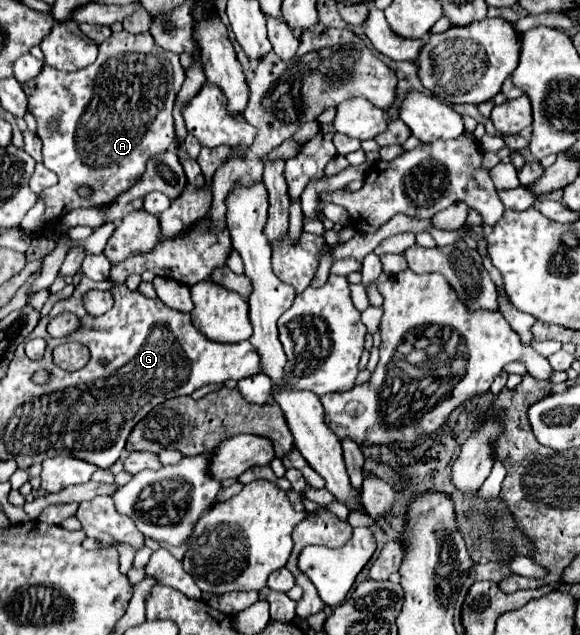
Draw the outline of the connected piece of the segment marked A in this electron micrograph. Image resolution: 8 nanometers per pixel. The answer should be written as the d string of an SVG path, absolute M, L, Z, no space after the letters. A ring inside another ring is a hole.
M112 33L108 41L100 43L100 55L96 63L76 73L64 73L52 69L48 65L28 83L22 85L24 93L28 95L28 111L36 117L38 129L36 135L42 139L42 157L44 167L58 175L58 183L42 193L46 201L44 223L62 219L68 211L76 207L96 207L108 205L114 201L124 189L132 187L140 175L144 173L146 161L152 155L164 153L174 143L174 119L172 109L176 101L176 93L184 83L184 69L178 61L176 53L168 53L160 49L150 33ZM56 117L60 121L58 131L48 129L48 121ZM88 185L92 189L90 197L80 197L78 187Z

